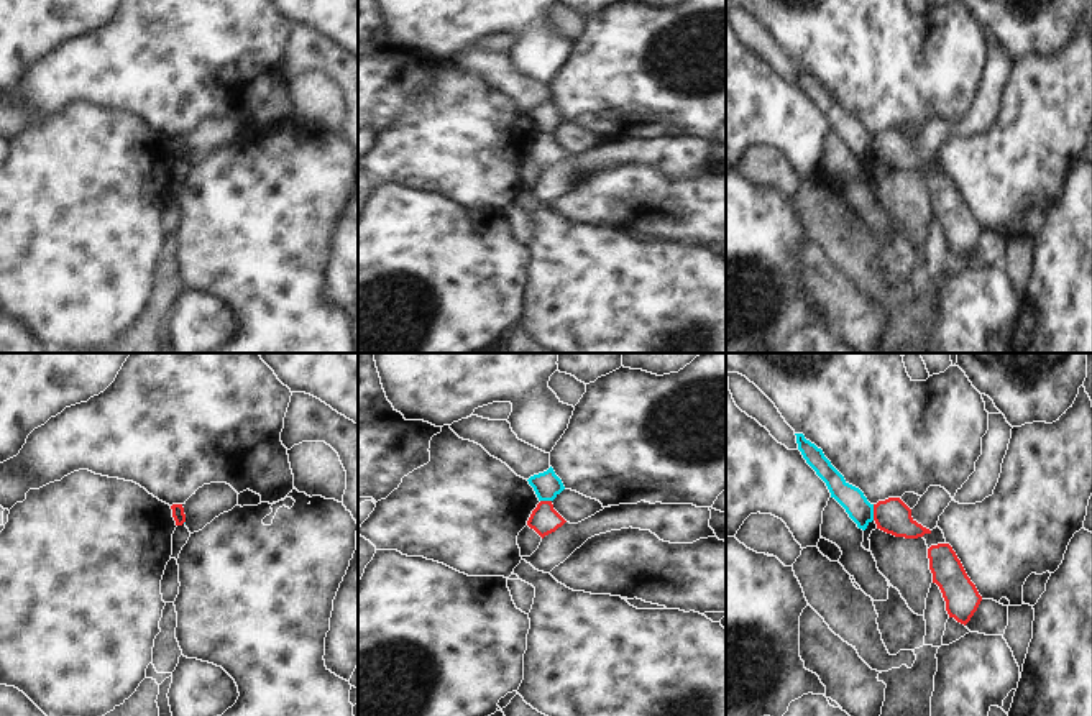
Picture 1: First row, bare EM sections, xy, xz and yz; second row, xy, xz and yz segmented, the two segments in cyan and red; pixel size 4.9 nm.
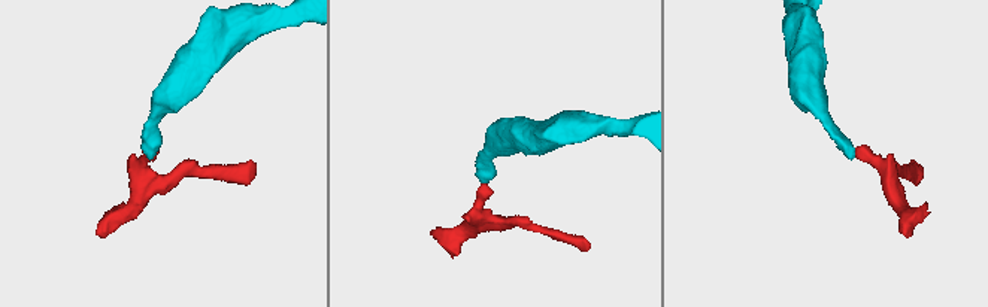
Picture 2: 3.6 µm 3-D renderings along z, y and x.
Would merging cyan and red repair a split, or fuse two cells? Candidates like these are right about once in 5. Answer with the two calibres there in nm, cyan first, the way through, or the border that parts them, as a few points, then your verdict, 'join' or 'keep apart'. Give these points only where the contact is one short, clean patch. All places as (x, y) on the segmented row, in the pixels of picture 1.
120 nm thick on the cyan side, 170 nm on the other; border along yz (872, 504), (874, 519); keep apart

